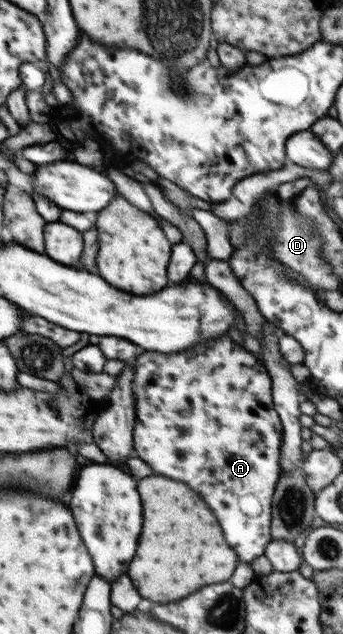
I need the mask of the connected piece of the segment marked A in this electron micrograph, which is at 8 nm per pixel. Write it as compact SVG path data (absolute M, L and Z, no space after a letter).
M230 336L216 337L216 341L206 341L200 345L192 345L192 349L186 349L184 353L163 354L152 351L141 351L136 357L134 364L134 378L132 378L132 389L135 405L135 426L133 429L133 451L134 455L143 459L156 473L184 481L190 489L193 489L214 511L224 537L228 545L236 551L240 562L252 563L254 559L265 555L265 549L271 539L271 507L272 498L280 480L281 471L281 445L283 445L283 427L281 419L276 413L273 405L273 391L271 388L271 378L267 373L264 363L256 359L252 353L235 343Z

